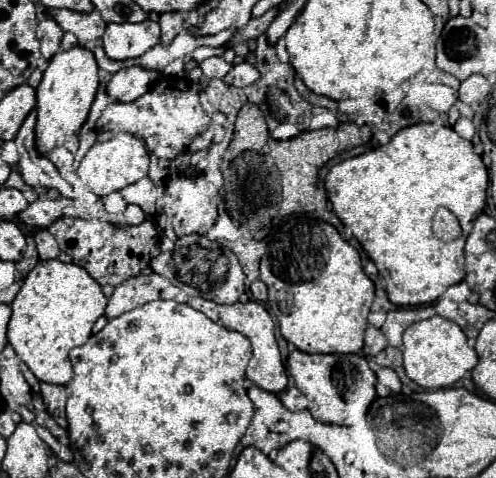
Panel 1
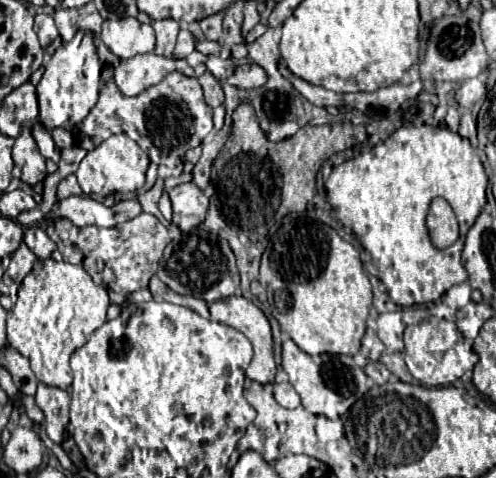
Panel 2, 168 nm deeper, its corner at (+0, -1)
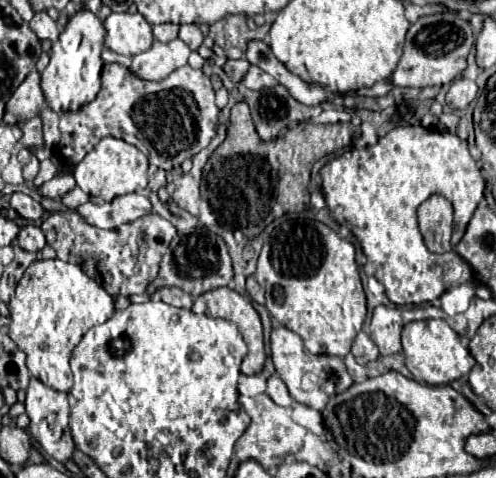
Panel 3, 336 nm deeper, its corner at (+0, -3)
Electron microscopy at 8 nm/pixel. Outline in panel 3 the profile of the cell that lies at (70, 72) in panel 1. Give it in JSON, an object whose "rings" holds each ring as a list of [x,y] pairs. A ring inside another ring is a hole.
{"rings":[[[77,11],[75,17],[69,19],[57,41],[52,43],[49,65],[41,73],[41,89],[55,113],[61,115],[67,111],[79,111],[83,105],[97,97],[101,89],[103,39],[103,23],[95,15],[91,15],[91,11]]]}

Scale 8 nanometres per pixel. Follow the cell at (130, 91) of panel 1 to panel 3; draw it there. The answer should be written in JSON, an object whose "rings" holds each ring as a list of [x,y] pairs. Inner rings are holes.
{"rings":[[[173,39],[171,43],[155,41],[149,51],[133,57],[129,71],[145,81],[161,81],[175,69],[185,67],[189,53],[191,49],[181,39]]]}

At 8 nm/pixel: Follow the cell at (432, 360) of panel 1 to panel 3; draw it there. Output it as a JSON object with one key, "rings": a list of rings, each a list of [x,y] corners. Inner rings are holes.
{"rings":[[[429,319],[429,321],[407,323],[403,327],[401,341],[403,341],[403,349],[405,349],[403,351],[405,353],[405,365],[413,373],[413,379],[419,383],[423,381],[427,385],[447,385],[459,377],[467,375],[473,369],[475,359],[471,357],[471,353],[467,349],[469,339],[461,336],[460,338],[445,321]]]}

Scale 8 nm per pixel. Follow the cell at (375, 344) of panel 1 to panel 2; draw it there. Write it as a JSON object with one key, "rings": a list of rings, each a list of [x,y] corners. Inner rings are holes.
{"rings":[[[367,329],[365,337],[361,339],[361,355],[369,361],[379,361],[383,351],[385,351],[385,345],[377,337],[377,333],[373,329]]]}

